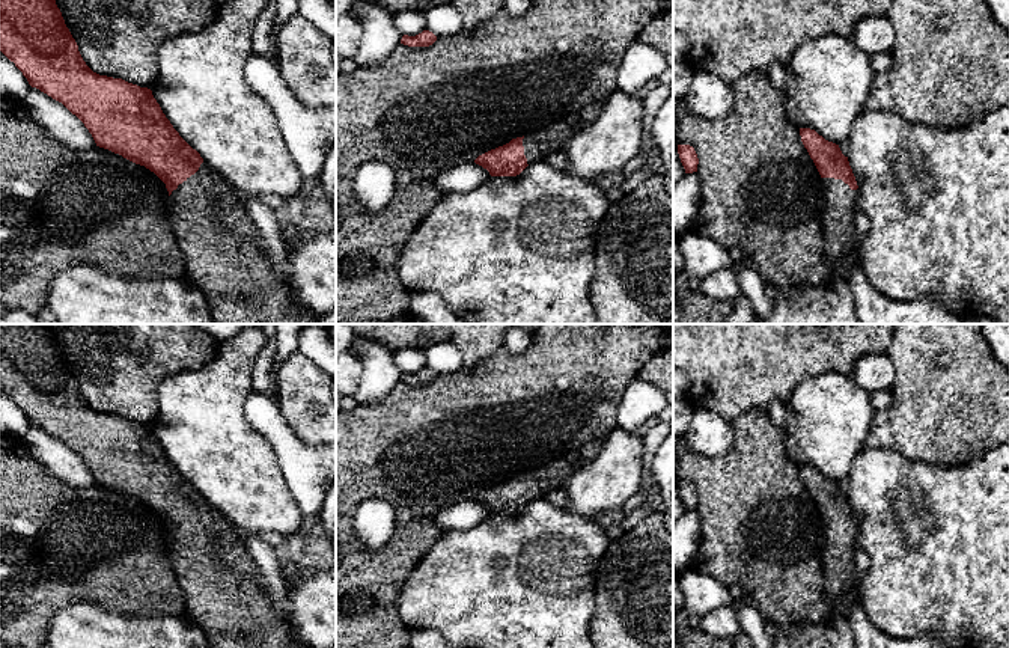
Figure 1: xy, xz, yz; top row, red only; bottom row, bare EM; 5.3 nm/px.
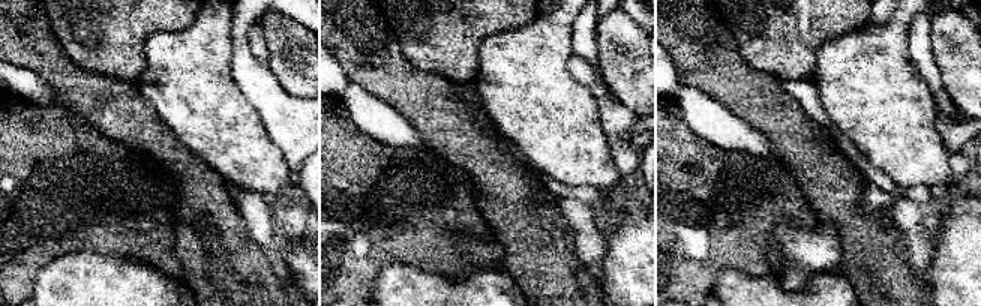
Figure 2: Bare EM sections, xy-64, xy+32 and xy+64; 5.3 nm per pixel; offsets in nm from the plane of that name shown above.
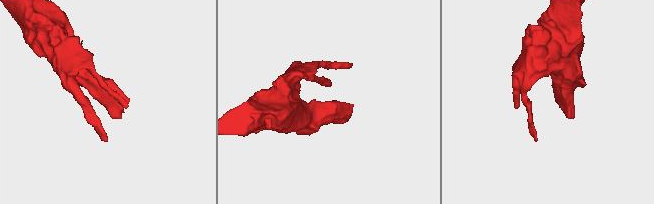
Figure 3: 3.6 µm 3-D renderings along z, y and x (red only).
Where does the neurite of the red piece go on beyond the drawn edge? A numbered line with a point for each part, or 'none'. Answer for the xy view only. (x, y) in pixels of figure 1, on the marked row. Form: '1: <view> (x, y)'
1: xy (223, 255)

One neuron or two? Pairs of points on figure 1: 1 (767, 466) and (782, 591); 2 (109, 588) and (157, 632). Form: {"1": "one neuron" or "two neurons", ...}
{"1": "one neuron", "2": "two neurons"}

